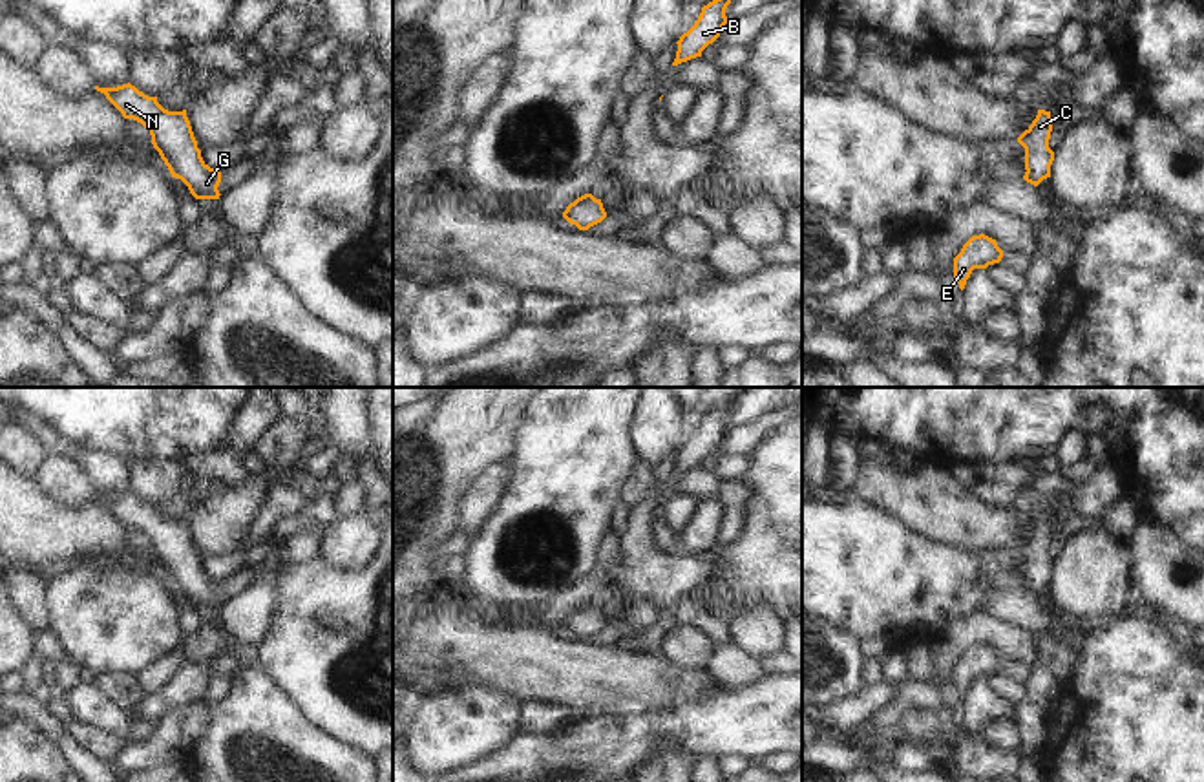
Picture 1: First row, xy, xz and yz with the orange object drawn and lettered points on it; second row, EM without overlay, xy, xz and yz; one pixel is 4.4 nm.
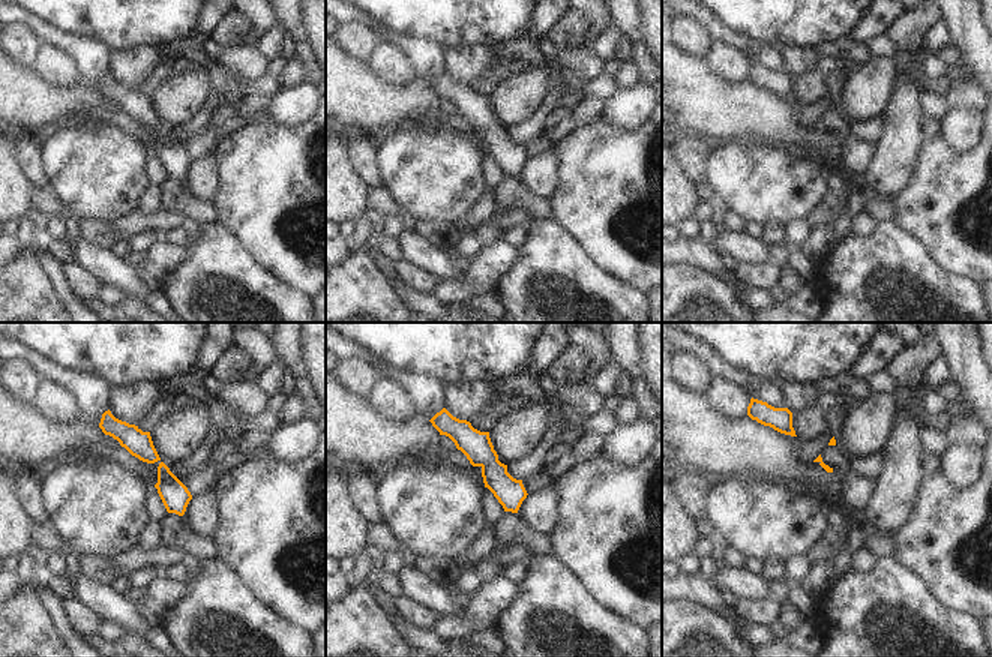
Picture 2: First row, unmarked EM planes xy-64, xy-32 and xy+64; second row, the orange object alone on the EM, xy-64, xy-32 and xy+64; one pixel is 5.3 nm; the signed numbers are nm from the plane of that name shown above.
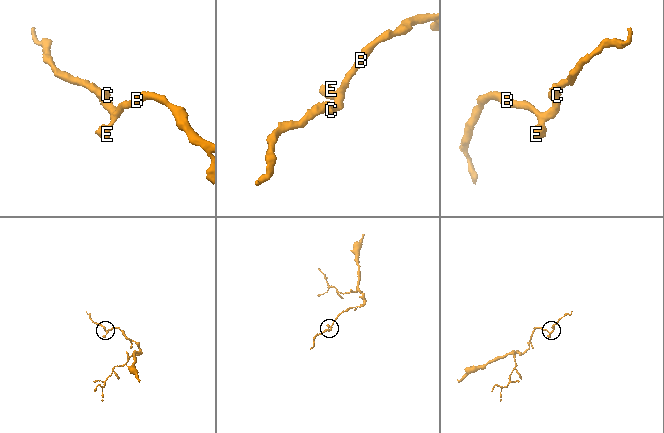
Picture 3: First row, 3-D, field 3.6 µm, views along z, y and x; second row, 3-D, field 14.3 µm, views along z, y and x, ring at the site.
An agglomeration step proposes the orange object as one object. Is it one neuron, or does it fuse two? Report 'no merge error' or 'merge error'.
no merge error

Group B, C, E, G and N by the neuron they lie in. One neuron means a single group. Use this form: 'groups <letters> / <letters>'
groups B C E G N

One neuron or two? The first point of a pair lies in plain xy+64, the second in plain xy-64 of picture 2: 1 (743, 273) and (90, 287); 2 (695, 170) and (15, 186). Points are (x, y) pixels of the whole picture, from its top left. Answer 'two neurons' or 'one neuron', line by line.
1: one neuron
2: two neurons

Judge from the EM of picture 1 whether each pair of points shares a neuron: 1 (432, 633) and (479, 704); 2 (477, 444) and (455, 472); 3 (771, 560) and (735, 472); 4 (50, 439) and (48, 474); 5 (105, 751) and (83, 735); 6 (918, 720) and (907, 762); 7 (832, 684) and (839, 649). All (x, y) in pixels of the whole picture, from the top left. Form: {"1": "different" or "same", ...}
{"1": "different", "2": "same", "3": "different", "4": "different", "5": "same", "6": "different", "7": "same"}

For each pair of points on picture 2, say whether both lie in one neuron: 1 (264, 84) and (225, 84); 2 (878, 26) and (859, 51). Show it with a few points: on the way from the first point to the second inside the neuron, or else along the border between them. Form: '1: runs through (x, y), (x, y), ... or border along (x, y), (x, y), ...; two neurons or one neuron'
1: runs through (255, 87), (234, 87); one neuron
2: border along (848, 35), (854, 41), (865, 44); two neurons

